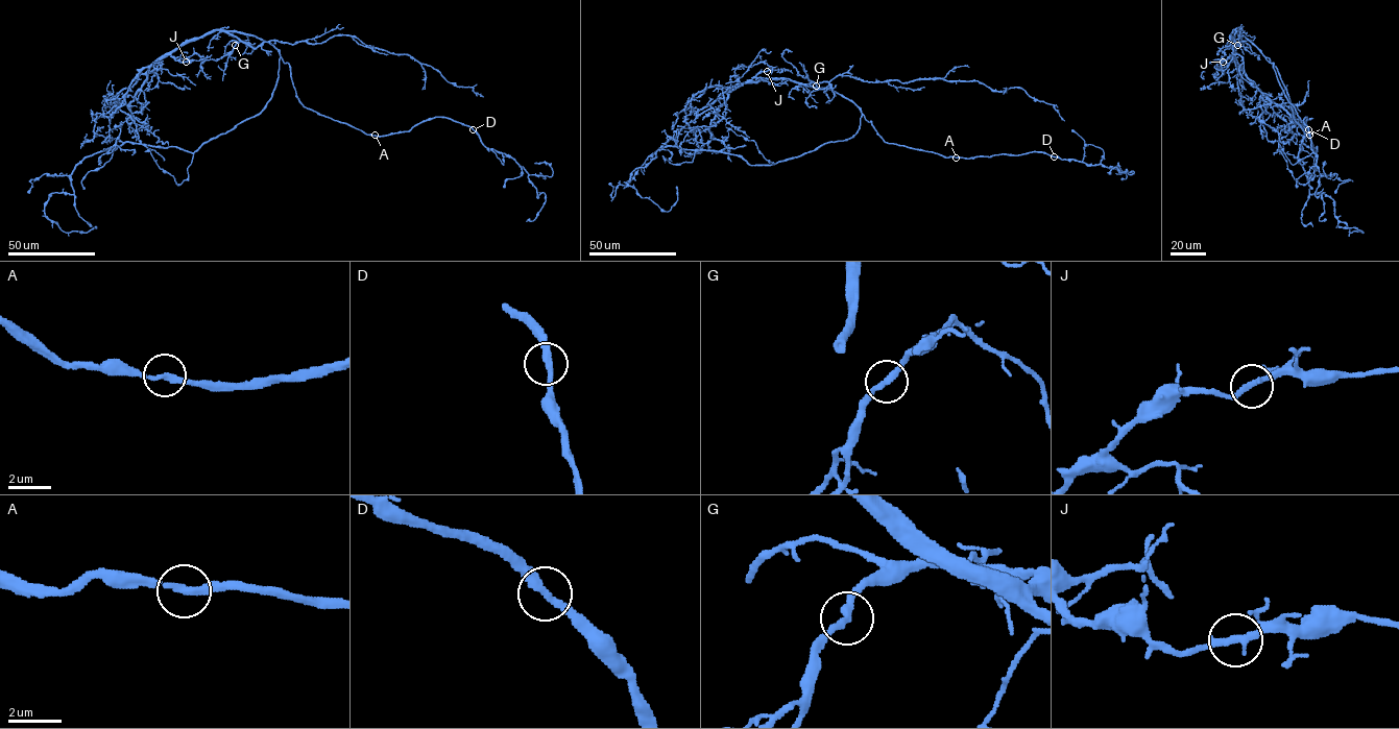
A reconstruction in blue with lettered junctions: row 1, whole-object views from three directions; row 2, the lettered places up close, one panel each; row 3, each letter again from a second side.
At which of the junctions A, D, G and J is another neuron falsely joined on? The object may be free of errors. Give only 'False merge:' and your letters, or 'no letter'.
False merge: no letter

